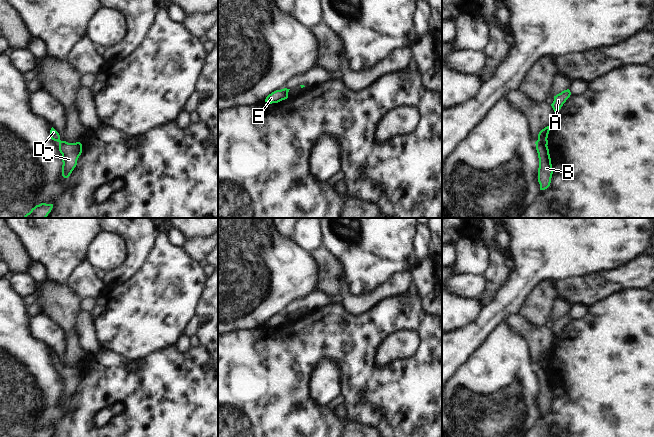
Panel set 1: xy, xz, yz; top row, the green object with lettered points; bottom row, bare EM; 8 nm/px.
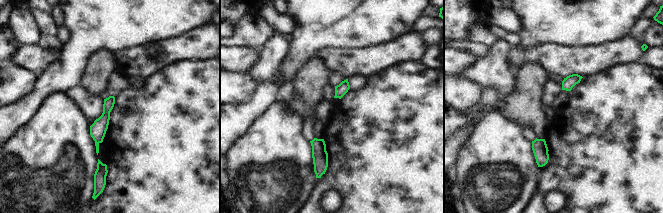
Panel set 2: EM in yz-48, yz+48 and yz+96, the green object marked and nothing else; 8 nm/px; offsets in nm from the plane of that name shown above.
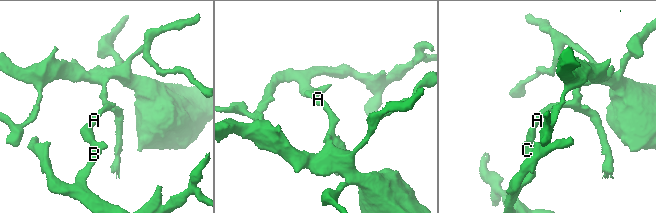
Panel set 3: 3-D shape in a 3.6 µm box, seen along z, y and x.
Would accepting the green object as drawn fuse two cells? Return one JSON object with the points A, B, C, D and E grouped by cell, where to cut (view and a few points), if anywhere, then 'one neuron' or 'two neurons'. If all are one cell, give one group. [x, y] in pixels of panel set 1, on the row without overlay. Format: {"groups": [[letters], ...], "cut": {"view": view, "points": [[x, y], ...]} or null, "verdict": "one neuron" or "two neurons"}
{"groups": [["A", "D", "E"], ["B", "C"]], "cut": {"view": "yz", "points": [[537, 364], [546, 369]]}, "verdict": "two neurons"}

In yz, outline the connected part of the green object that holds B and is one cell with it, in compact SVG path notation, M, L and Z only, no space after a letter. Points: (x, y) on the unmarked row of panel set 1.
M536 365L535 368L539 382L538 406L540 414L545 414L550 410L553 398L551 382L547 369L542 368L540 365Z

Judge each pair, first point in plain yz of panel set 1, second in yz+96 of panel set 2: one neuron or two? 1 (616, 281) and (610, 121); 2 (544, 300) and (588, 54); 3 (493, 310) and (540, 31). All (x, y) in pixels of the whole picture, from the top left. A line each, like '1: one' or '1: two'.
1: two
2: two
3: one

